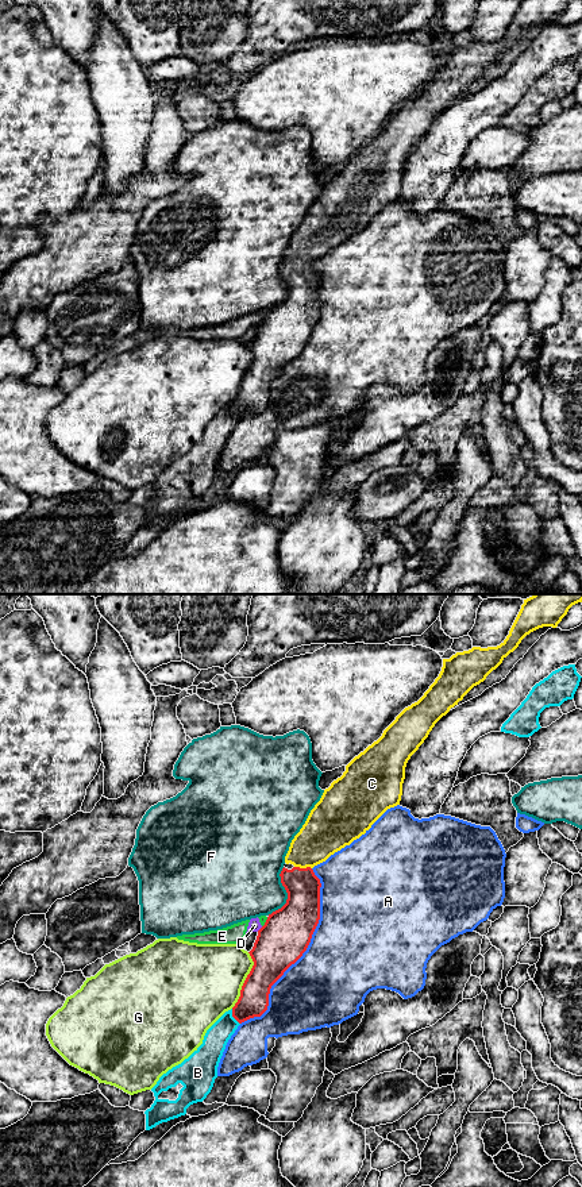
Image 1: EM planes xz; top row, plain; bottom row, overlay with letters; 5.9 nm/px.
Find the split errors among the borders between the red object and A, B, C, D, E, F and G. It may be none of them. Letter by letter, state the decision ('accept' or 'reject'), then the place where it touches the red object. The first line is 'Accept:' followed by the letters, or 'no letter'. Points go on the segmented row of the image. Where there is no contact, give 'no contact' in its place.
Accept: C
A: reject | xz (304, 951)
B: reject | xz (232, 1016)
C: accept | xz (303, 868)
D: reject | xz (261, 928)
E: reject | xz (265, 922)
F: reject | xz (288, 894)
G: reject | xz (245, 981)

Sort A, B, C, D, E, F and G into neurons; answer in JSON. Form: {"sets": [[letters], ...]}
{"sets": [["A"], ["B"], ["C"], ["D", "E"], ["F"], ["G"]]}

